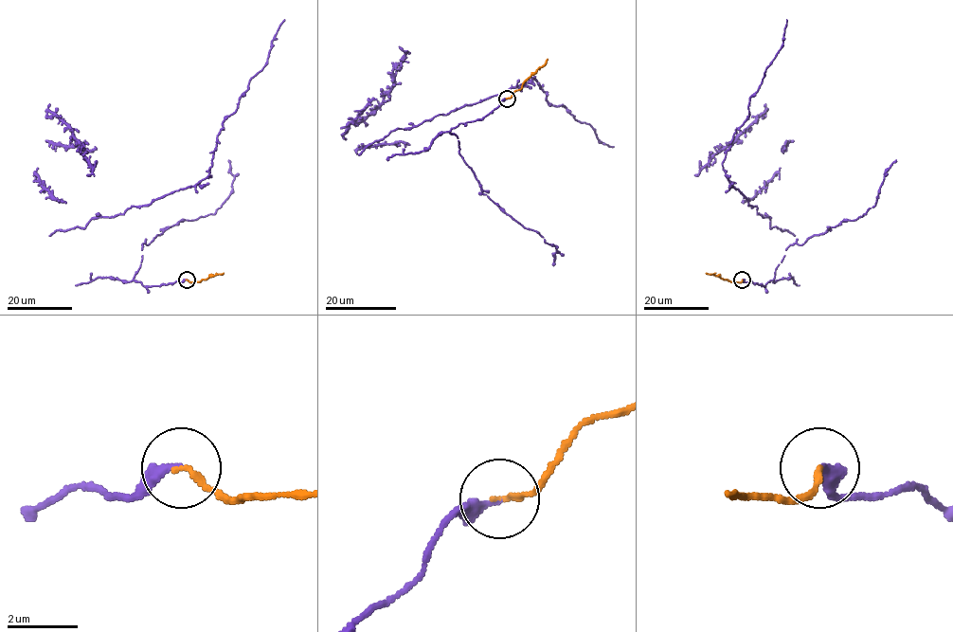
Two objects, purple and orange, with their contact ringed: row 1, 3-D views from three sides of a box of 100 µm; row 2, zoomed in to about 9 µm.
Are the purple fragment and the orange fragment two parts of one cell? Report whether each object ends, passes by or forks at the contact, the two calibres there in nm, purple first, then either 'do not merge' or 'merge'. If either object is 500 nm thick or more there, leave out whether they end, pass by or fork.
purple ends there; orange ends there; 280 nm thick on the purple side, 160 nm on the other; merge

